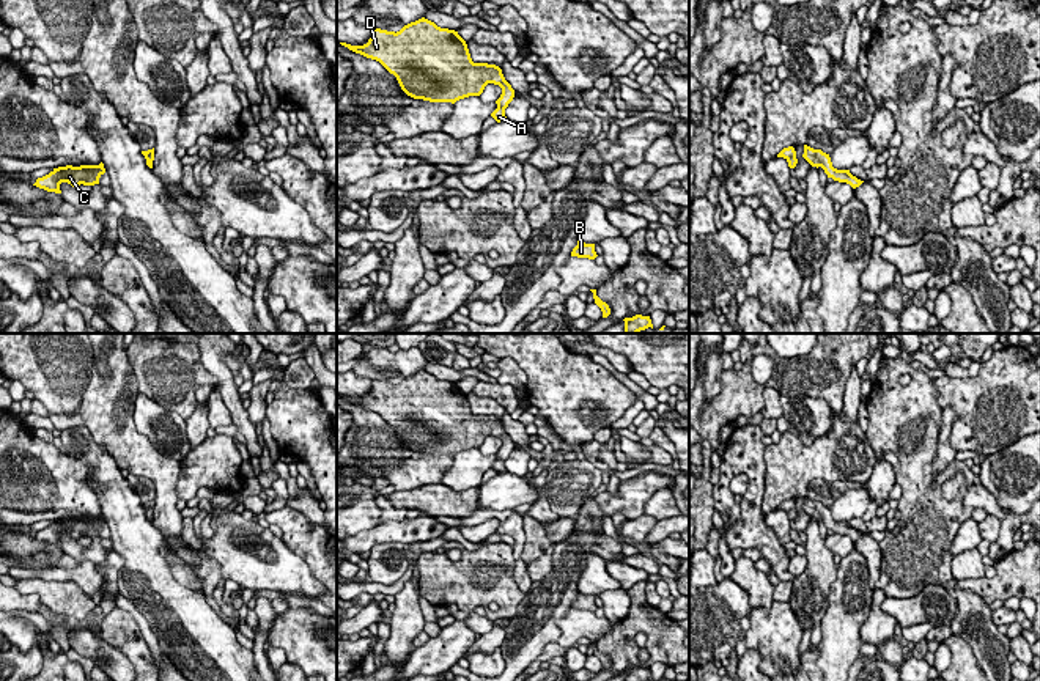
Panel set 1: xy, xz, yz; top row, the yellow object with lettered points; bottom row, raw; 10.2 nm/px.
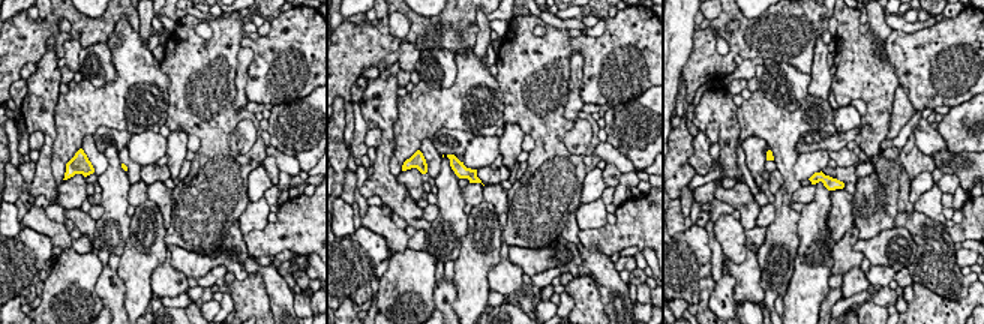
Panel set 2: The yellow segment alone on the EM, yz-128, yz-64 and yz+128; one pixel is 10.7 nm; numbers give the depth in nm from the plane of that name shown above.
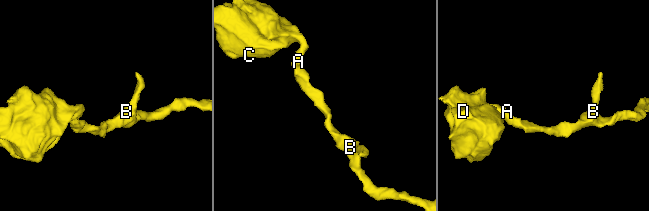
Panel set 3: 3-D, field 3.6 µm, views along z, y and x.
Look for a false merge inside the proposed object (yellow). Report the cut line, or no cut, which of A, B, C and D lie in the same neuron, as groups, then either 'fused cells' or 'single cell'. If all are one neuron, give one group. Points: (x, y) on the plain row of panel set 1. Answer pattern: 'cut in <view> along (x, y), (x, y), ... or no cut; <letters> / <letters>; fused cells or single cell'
no cut; A B C D; single cell

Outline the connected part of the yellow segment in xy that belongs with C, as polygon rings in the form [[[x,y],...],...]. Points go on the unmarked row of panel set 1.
[[[104,516],[99,517],[80,517],[80,519],[58,519],[53,521],[49,527],[38,530],[33,538],[44,541],[47,544],[61,546],[60,536],[68,535],[72,539],[94,538],[99,536],[99,530],[105,525]]]

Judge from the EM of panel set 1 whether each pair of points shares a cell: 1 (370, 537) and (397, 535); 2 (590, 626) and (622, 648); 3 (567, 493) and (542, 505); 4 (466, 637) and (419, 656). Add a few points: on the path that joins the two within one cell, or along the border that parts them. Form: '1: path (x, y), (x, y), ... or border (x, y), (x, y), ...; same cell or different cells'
1: path (376, 535), (390, 535); same cell
2: border (612, 623), (612, 628), (597, 642); different cells
3: border (534, 502), (545, 499), (560, 516); different cells
4: path (455, 640), (436, 656), (430, 656); same cell

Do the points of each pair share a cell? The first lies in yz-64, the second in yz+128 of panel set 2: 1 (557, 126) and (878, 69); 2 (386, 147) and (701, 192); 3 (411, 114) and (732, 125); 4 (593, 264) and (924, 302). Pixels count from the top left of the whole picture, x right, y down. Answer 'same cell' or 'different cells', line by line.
1: same cell
2: same cell
3: different cells
4: different cells

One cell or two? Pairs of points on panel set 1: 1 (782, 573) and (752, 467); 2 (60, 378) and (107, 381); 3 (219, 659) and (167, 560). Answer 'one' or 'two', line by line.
1: one
2: two
3: one

